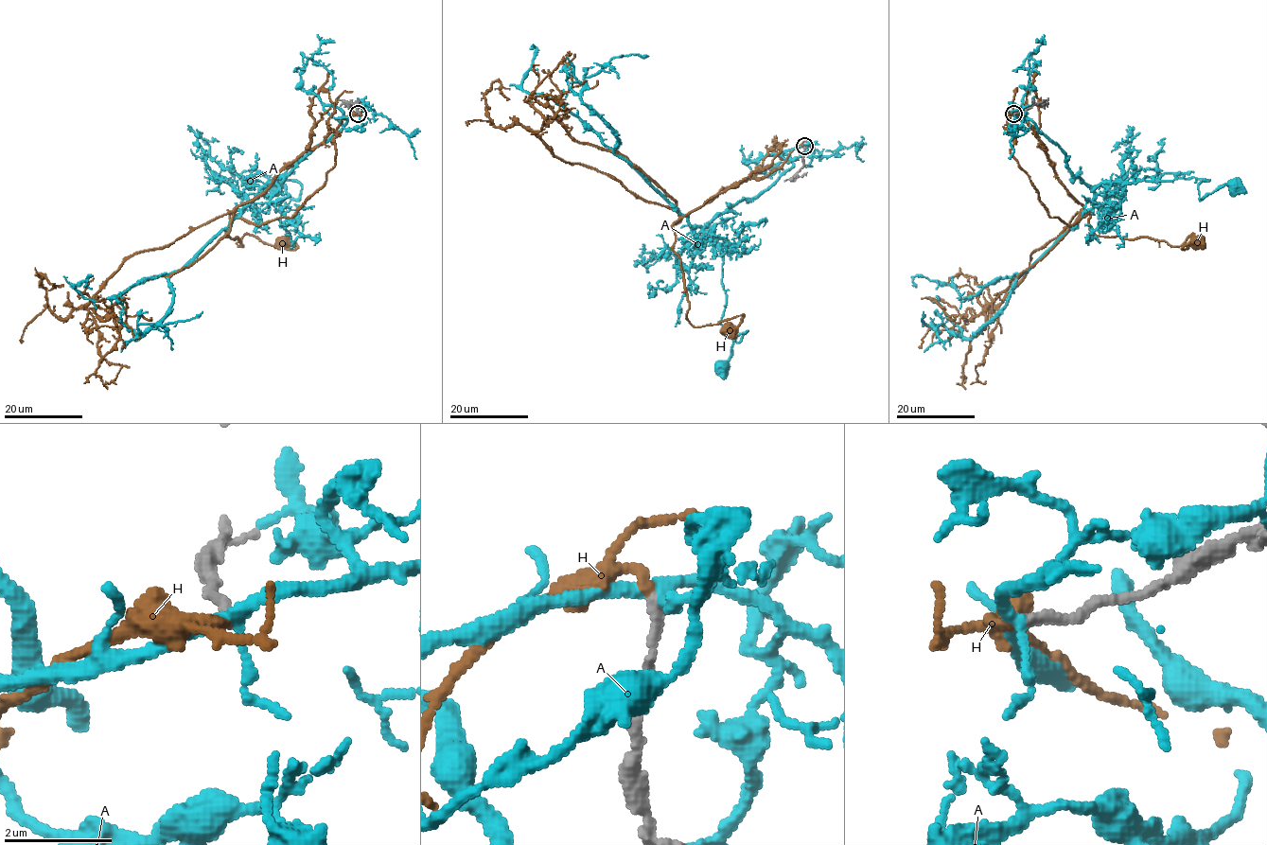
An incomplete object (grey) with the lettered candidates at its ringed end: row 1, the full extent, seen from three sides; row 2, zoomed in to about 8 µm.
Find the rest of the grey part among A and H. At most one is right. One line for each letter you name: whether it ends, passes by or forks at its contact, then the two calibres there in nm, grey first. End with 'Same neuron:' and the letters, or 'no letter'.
H: It passes by. Thickness 180 nm (grey) against 150 nm
Same neuron: H

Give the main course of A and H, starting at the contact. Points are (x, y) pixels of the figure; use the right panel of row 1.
A: (1014, 114), (1021, 117), (1022, 106), (1092, 188), (1209, 179), (1198, 185), (1201, 199), (1235, 184)
H: (1014, 114), (1043, 142), (1094, 232), (1171, 247), (1191, 234), (1182, 248), (1199, 243)

